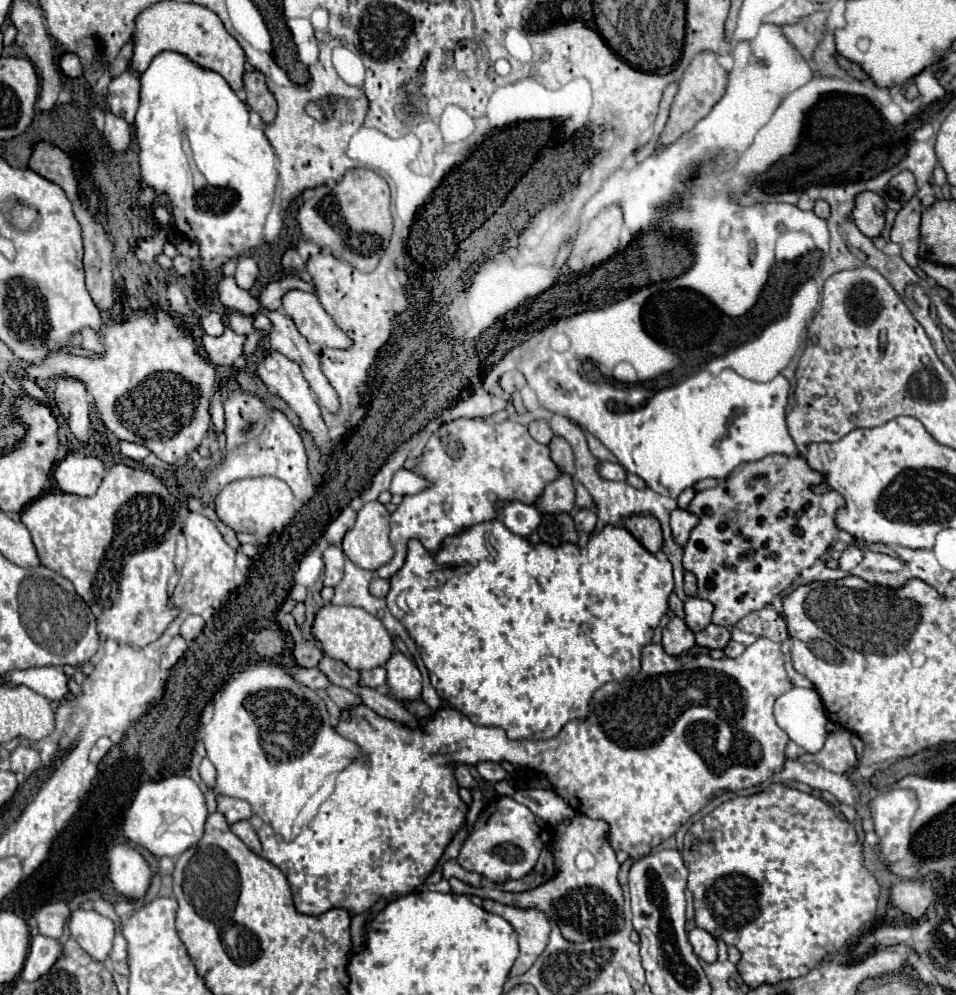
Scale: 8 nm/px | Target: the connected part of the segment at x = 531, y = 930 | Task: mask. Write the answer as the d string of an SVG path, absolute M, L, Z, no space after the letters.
M484 900L482 908L488 912L496 912L498 916L504 916L508 920L516 934L518 934L518 944L520 944L520 956L514 962L510 976L520 976L530 966L536 962L536 958L544 952L548 944L548 934L550 934L550 920L542 914L542 920L538 920L536 910L520 910L514 906L506 906L494 900Z

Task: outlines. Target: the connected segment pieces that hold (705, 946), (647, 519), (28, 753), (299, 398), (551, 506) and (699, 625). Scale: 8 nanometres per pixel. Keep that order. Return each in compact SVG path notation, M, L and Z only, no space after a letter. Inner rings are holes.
M694 926L688 932L688 940L690 940L690 944L692 944L692 948L694 948L694 952L698 954L700 960L704 960L704 962L714 962L716 960L716 952L718 952L716 940L706 930Z
M650 514L630 516L628 520L624 520L622 526L628 528L628 532L632 532L632 536L636 536L636 540L640 540L640 544L644 544L644 548L648 548L648 552L658 554L662 550L662 544L664 544L662 528L654 516L650 516Z
M18 746L12 754L10 754L10 770L14 774L24 774L30 776L32 772L38 770L40 764L40 754L32 748L26 746Z
M268 350L266 356L262 358L262 362L258 364L256 374L260 376L260 380L262 380L270 390L274 388L276 394L298 414L298 418L300 418L300 422L302 422L302 428L308 430L308 432L314 436L316 444L324 444L324 442L330 440L330 438L328 438L328 428L326 428L326 424L322 422L322 416L320 416L318 402L316 402L316 398L314 398L314 394L312 394L308 382L304 380L304 374L302 374L300 366L298 366L294 360L286 358L284 354L280 354L280 352L276 352L276 350Z
M560 474L556 480L552 480L538 500L534 502L534 508L538 512L572 512L574 510L574 486L572 476Z
M688 598L686 604L684 604L684 612L686 612L688 628L692 632L700 632L712 622L714 606L708 604L708 600L702 600L702 598Z

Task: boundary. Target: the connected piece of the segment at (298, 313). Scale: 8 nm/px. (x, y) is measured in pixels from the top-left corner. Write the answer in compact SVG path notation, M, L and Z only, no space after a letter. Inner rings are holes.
M288 290L282 296L282 308L294 320L296 328L308 342L322 348L348 348L348 344L352 344L348 336L344 336L340 328L336 328L336 324L324 312L320 300L314 294L302 290Z

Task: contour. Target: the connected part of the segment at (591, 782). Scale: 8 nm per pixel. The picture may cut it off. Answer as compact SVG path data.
M758 638L742 656L720 660L704 654L686 654L680 662L676 656L666 654L662 644L648 644L642 652L640 676L636 676L634 682L612 682L598 688L592 698L590 718L584 722L568 722L560 734L550 740L510 740L502 728L474 724L450 706L418 720L416 728L380 716L368 722L350 710L342 710L334 730L352 740L362 754L338 774L336 788L320 806L318 814L302 826L292 842L282 840L260 816L252 816L250 824L260 836L262 856L286 874L294 904L302 914L318 916L338 906L358 914L380 898L416 890L432 872L454 834L464 826L468 808L458 794L460 788L454 780L454 766L476 766L480 760L506 760L514 766L542 772L574 812L610 824L606 836L614 852L624 850L632 860L640 860L650 854L652 848L674 836L690 816L700 812L718 794L760 784L782 768L788 734L776 724L772 706L776 696L788 692L788 688L792 688L792 682L784 670L780 644Z

